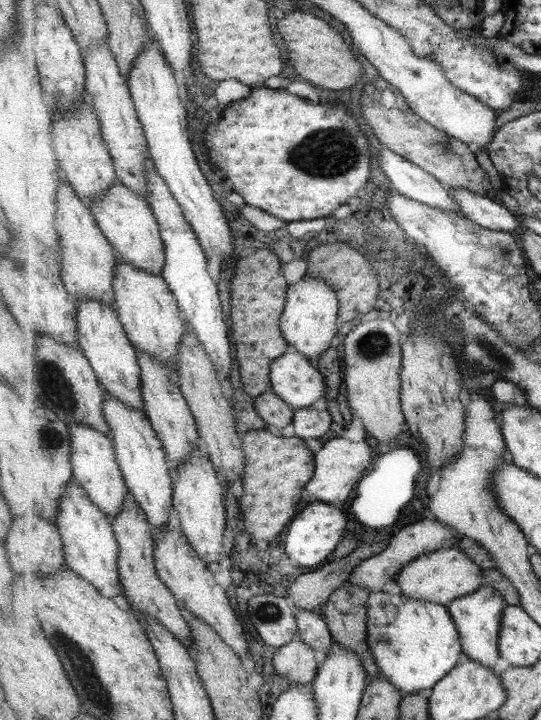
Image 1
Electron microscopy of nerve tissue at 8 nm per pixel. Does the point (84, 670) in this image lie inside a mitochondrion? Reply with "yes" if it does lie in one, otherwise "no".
yes

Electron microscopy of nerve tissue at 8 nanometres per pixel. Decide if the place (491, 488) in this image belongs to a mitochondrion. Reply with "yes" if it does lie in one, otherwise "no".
no

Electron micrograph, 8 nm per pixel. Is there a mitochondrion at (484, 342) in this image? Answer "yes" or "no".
yes

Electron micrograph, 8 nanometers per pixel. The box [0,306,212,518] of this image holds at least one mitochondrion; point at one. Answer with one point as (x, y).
(56, 391)

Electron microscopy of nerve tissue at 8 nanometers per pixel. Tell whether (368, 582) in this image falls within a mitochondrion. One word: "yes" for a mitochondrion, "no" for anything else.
no

